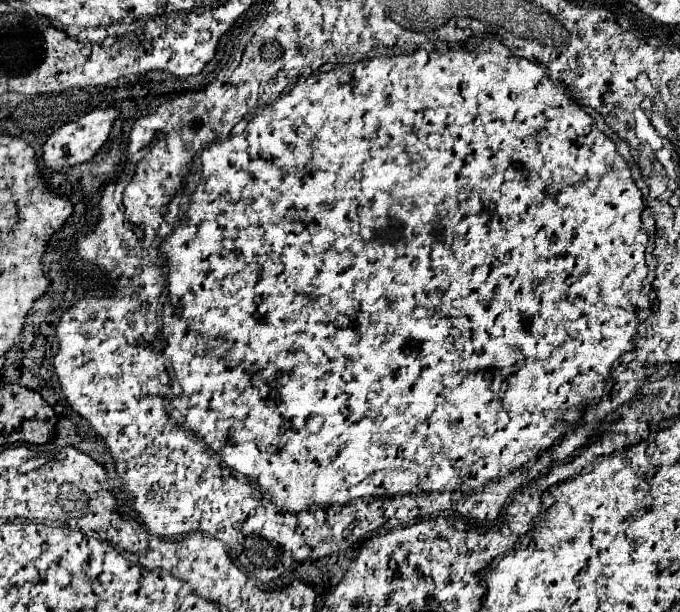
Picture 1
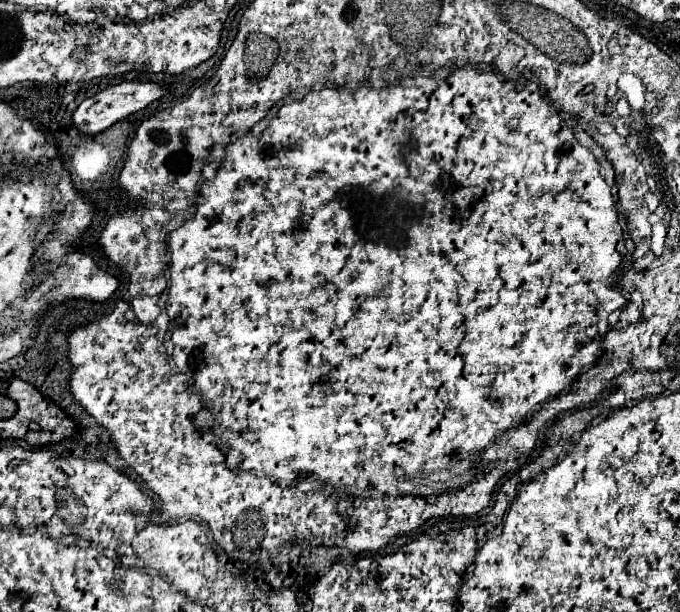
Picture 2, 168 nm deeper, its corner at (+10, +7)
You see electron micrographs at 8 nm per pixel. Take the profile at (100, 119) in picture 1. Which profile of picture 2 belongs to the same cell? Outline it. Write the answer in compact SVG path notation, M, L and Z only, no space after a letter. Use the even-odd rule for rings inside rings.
M120 82L116 86L110 86L98 94L94 94L92 98L84 100L78 110L74 112L72 120L74 120L74 126L82 132L82 134L98 134L106 128L110 128L112 124L124 120L126 116L146 108L148 104L160 100L168 90L156 82Z

